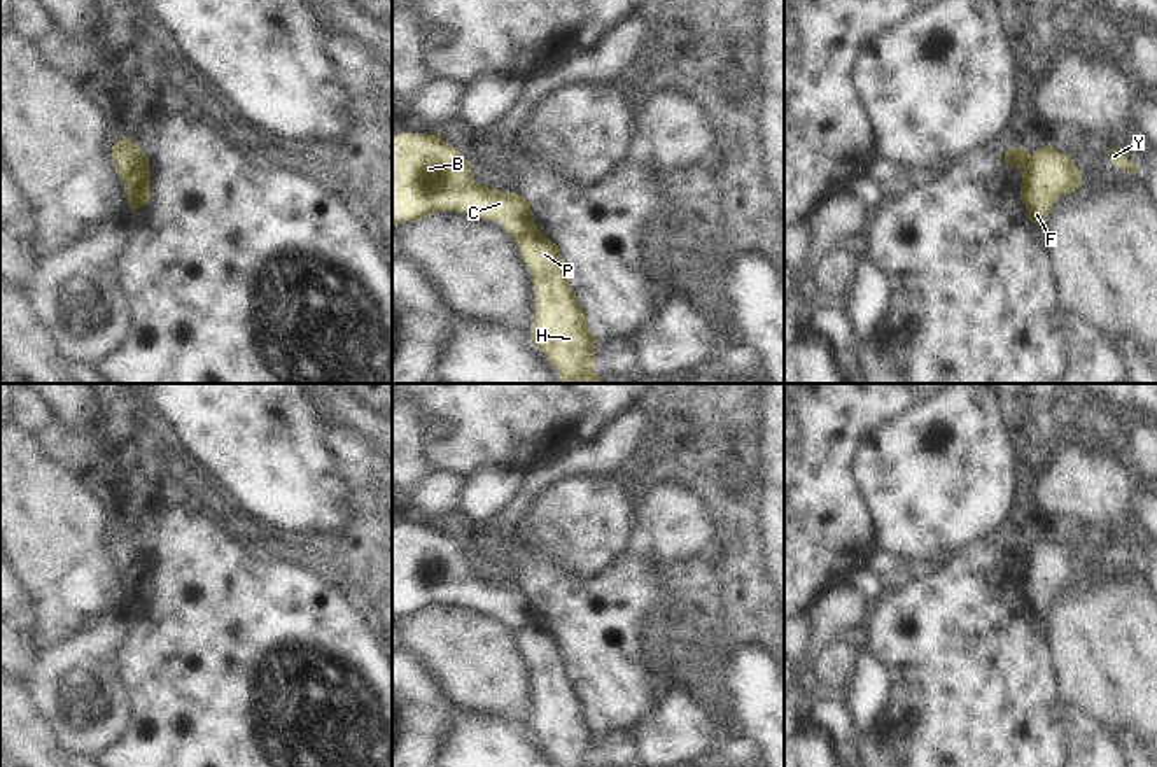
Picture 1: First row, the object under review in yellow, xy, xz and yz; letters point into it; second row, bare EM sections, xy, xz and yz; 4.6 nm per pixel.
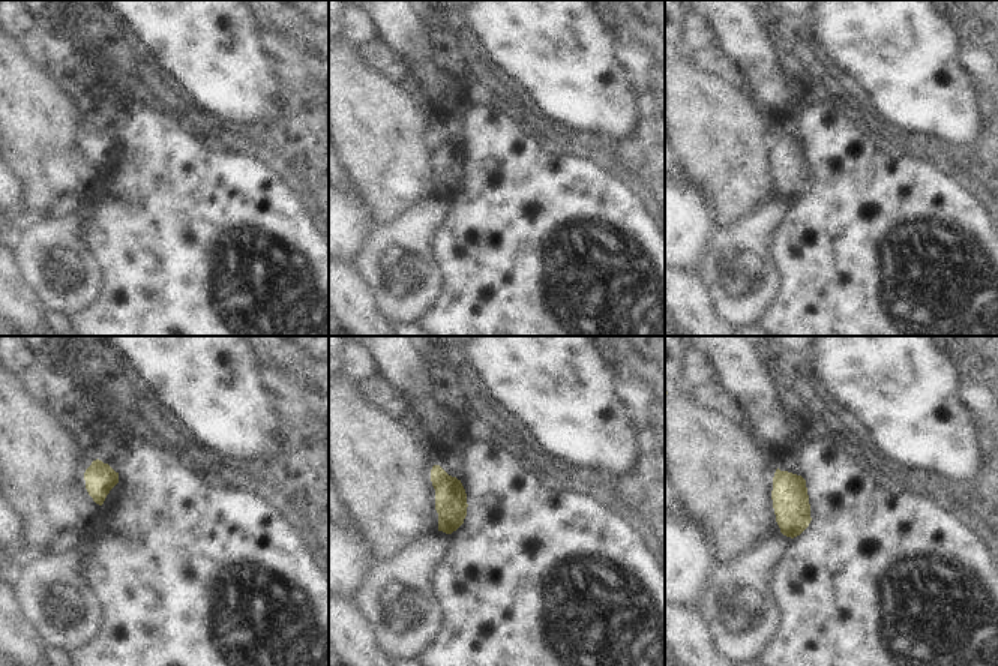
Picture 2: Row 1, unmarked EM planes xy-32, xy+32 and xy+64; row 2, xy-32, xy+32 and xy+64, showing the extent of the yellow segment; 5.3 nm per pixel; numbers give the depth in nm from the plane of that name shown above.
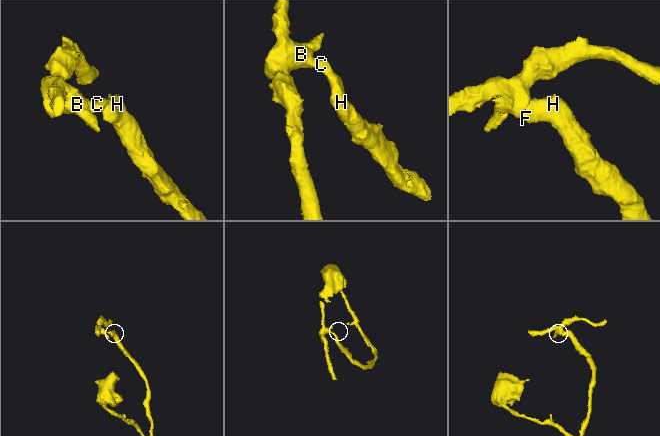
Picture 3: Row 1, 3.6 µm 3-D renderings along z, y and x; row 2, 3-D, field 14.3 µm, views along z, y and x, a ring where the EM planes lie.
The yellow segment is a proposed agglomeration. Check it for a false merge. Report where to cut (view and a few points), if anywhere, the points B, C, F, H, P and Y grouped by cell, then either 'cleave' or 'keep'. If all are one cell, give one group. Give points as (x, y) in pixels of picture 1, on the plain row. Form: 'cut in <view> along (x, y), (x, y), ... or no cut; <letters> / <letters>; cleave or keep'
cut in xy along (147, 550), (123, 573); B C / F H P Y; cleave

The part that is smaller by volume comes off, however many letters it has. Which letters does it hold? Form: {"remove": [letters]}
{"remove": ["B", "C"]}

